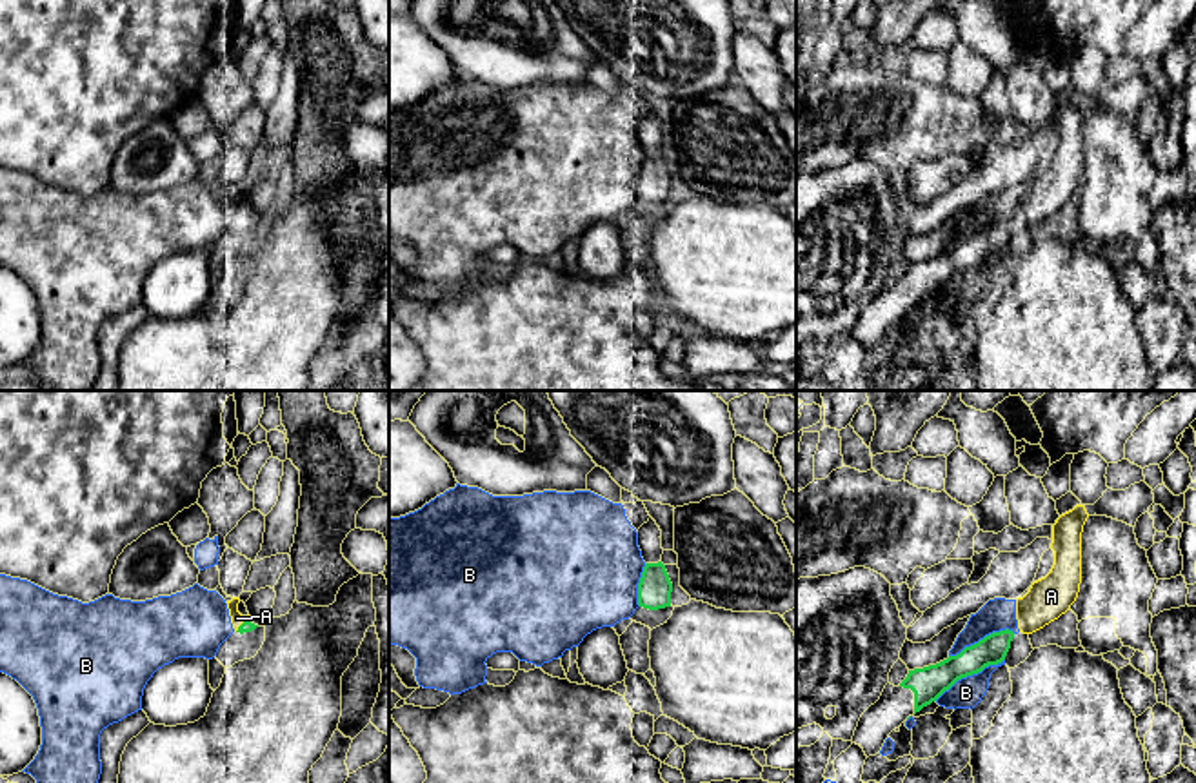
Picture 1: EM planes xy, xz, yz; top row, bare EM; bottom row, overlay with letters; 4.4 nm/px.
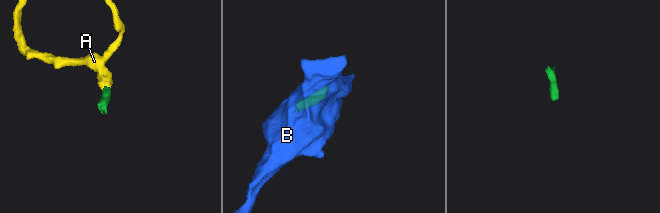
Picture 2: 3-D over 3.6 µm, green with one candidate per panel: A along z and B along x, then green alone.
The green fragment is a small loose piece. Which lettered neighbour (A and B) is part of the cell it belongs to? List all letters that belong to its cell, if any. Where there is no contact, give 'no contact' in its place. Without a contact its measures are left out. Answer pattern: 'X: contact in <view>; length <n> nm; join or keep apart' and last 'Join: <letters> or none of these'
A: contact in xy; length 90 nm; join
B: contact in yz; length 360 nm; keep apart
Join: A

